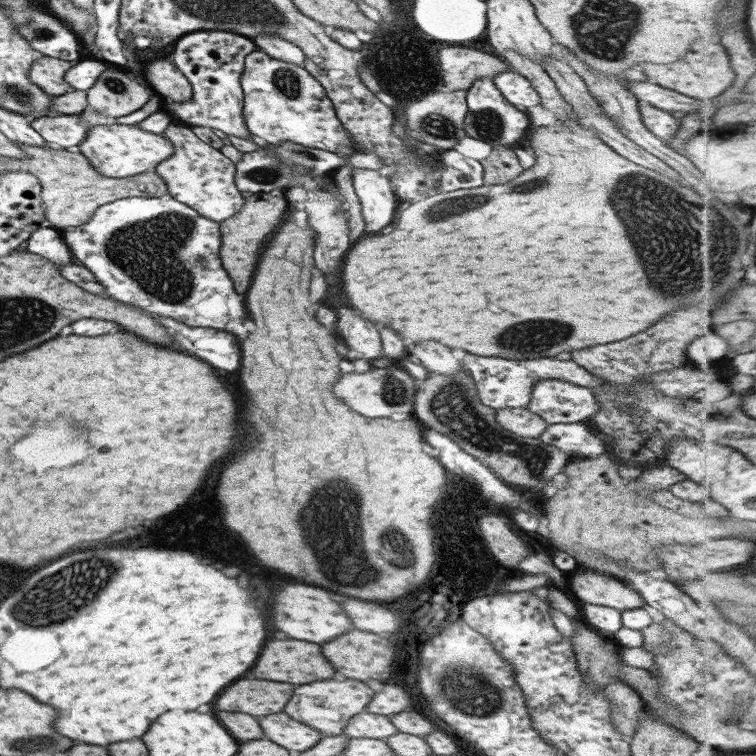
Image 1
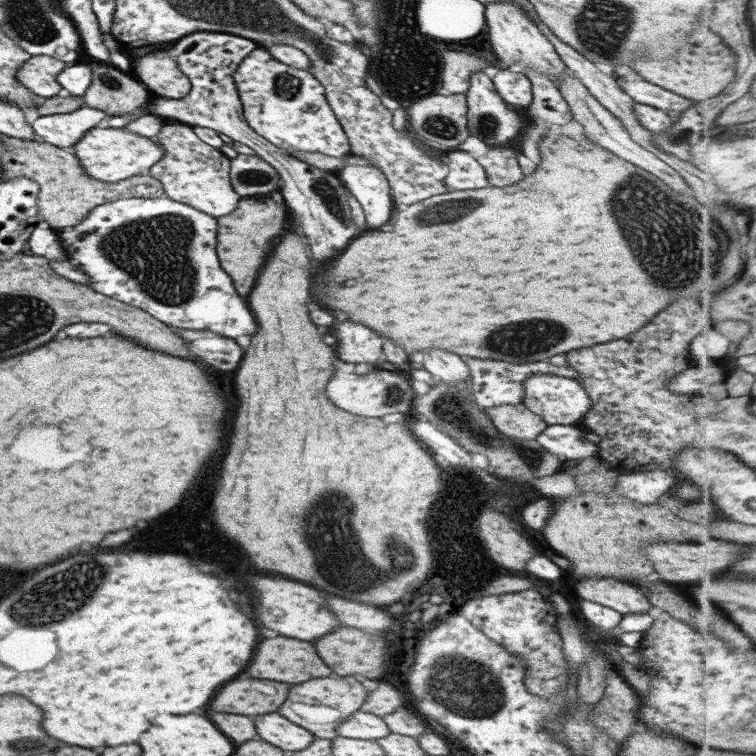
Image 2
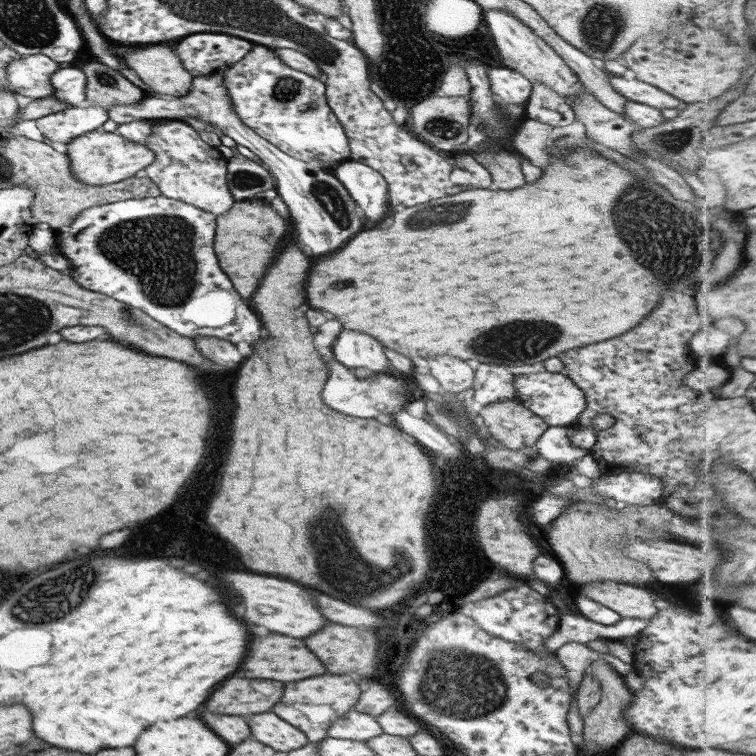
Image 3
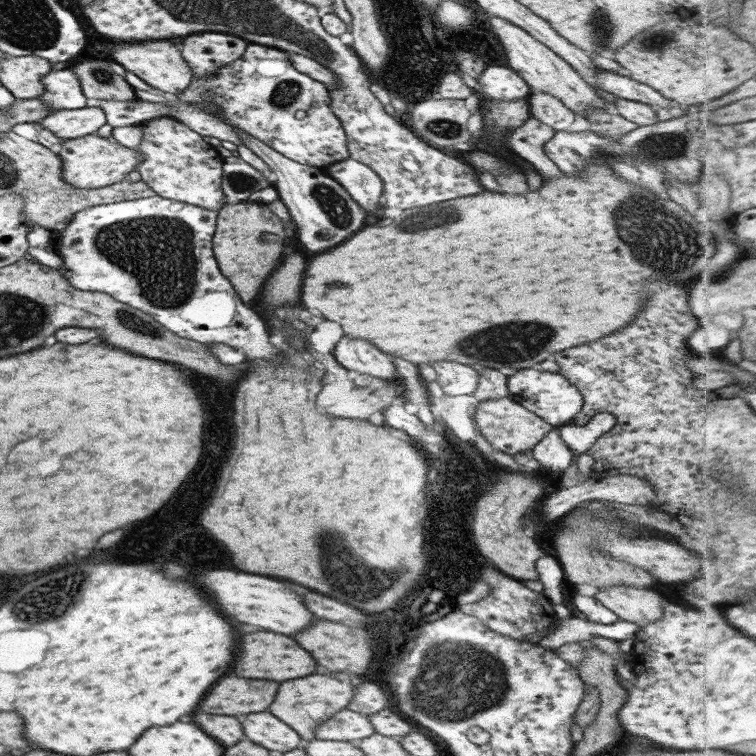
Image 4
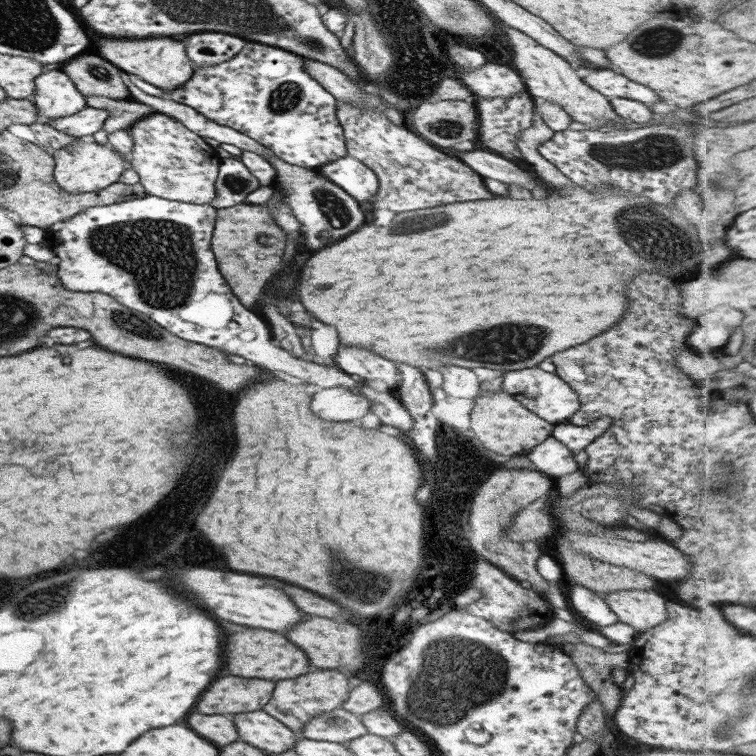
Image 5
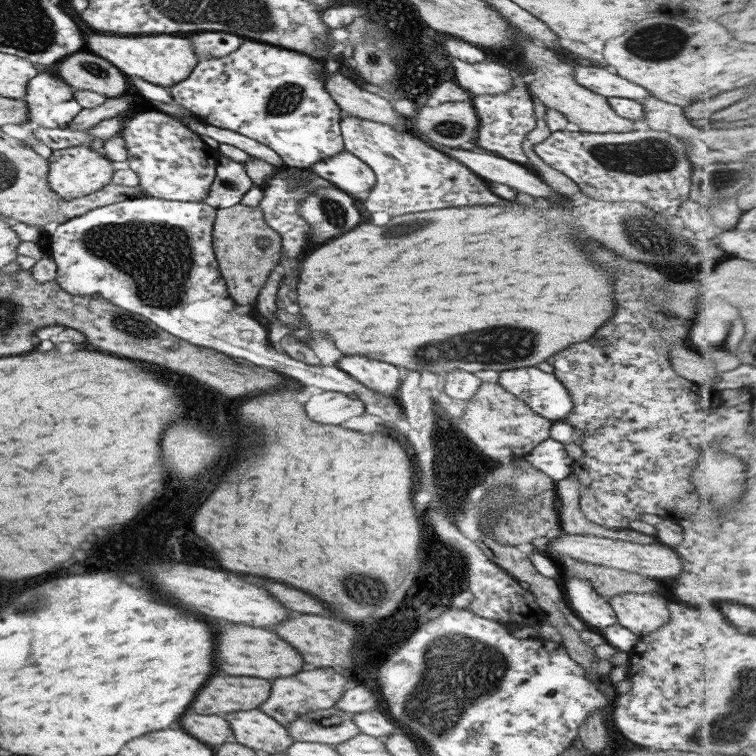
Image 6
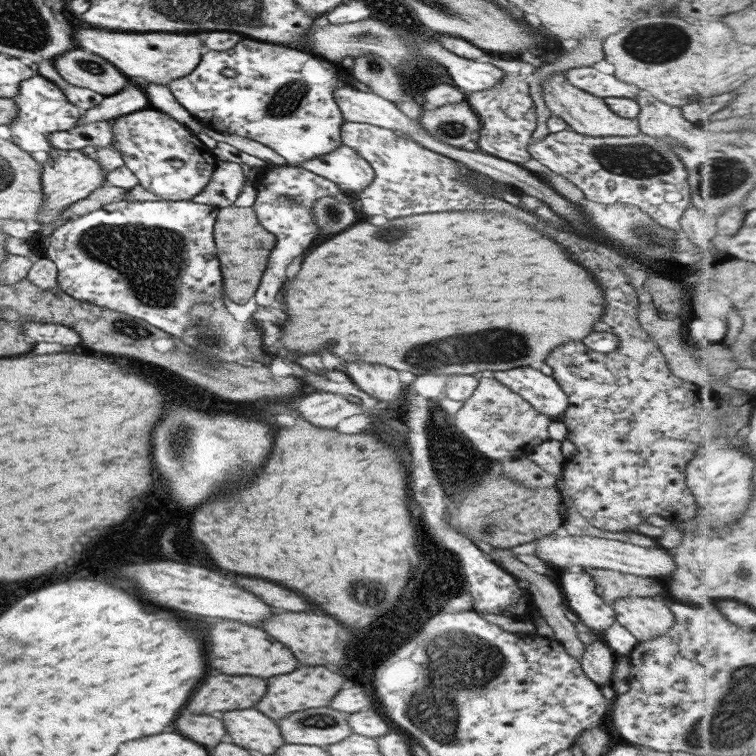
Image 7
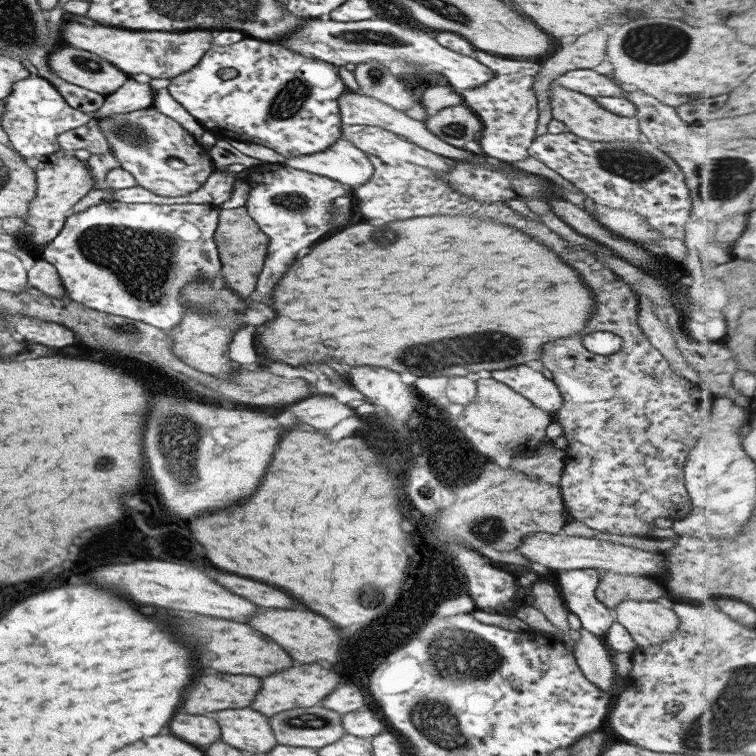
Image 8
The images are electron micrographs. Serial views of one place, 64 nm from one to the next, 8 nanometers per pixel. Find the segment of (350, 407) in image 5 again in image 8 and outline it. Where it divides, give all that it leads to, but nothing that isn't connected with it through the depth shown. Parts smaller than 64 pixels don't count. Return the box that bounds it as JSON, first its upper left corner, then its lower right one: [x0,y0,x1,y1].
[287,394,356,428]

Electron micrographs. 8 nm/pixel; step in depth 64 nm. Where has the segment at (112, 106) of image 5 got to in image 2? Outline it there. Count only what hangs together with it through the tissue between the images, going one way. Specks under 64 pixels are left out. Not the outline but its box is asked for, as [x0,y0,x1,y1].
[148,32,358,262]

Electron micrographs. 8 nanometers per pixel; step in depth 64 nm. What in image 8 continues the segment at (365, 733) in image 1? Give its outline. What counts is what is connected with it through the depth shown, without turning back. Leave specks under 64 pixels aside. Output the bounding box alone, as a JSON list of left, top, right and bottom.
[269,704,345,749]

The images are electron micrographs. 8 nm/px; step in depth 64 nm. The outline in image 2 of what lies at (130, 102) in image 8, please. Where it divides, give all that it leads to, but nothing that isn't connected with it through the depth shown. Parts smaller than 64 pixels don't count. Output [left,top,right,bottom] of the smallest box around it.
[32,106,107,148]

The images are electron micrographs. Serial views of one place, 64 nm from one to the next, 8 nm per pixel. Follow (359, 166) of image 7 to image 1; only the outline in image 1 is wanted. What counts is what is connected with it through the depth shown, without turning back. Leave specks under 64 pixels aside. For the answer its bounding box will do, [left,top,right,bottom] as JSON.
[351,168,401,232]

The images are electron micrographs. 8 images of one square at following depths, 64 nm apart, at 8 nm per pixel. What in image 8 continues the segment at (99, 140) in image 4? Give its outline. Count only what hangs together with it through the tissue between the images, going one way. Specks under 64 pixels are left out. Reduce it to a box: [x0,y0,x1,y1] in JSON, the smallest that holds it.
[21,150,94,245]

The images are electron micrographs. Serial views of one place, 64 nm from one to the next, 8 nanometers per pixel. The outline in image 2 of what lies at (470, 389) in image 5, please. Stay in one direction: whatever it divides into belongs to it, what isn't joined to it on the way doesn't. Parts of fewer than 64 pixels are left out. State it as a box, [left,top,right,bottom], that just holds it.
[422,350,470,386]

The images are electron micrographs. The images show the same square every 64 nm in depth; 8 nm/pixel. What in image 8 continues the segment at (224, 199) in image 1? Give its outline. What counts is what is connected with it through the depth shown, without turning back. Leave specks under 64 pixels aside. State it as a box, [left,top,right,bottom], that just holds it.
[95,106,215,197]

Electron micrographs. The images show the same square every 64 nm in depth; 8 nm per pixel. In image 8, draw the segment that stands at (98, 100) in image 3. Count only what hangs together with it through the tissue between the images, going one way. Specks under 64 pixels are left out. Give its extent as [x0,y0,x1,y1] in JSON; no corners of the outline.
[46,47,127,97]

